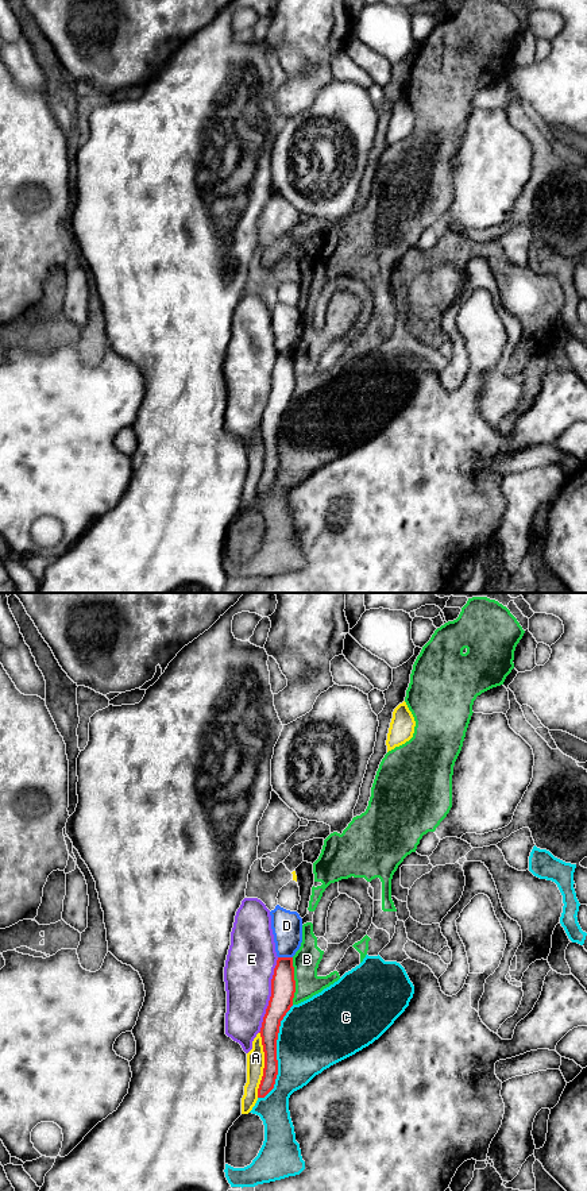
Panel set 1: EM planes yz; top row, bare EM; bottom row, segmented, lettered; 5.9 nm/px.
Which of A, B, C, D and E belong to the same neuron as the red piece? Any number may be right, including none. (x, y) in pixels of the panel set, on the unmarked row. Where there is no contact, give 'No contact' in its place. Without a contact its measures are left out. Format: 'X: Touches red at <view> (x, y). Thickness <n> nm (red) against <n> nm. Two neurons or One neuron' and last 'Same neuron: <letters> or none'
A: Touches red at yz (265, 459). Thickness 110 nm (red) against 110 nm. Two neurons
B: Touches red at yz (294, 376). Thickness 140 nm (red) against 160 nm. Two neurons
C: Touches red at yz (275, 448). Thickness 120 nm (red) against 400 nm. Two neurons
D: Touches red at yz (285, 353). Thickness 140 nm (red) against 180 nm. Two neurons
E: Touches red at yz (271, 390). Thickness 140 nm (red) against 300 nm. Two neurons
Same neuron: none

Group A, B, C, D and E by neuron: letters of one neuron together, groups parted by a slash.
A / B / C / D / E

